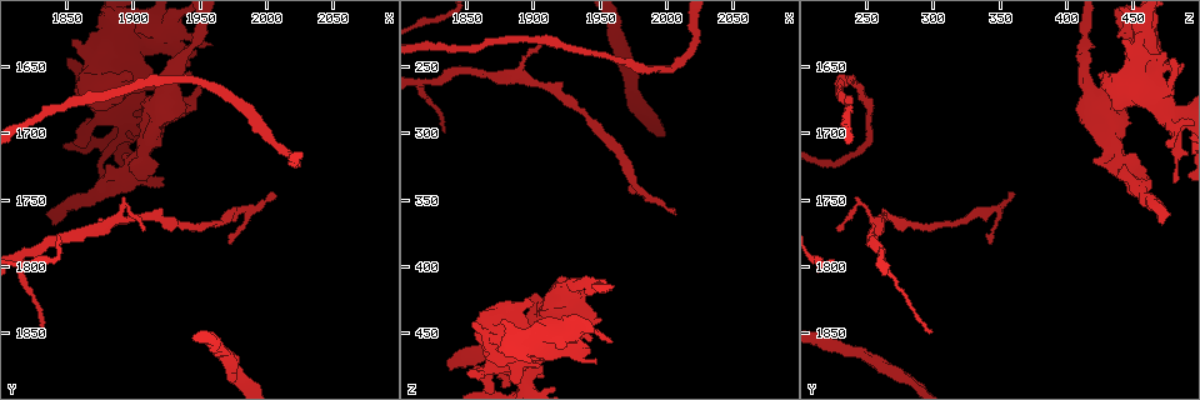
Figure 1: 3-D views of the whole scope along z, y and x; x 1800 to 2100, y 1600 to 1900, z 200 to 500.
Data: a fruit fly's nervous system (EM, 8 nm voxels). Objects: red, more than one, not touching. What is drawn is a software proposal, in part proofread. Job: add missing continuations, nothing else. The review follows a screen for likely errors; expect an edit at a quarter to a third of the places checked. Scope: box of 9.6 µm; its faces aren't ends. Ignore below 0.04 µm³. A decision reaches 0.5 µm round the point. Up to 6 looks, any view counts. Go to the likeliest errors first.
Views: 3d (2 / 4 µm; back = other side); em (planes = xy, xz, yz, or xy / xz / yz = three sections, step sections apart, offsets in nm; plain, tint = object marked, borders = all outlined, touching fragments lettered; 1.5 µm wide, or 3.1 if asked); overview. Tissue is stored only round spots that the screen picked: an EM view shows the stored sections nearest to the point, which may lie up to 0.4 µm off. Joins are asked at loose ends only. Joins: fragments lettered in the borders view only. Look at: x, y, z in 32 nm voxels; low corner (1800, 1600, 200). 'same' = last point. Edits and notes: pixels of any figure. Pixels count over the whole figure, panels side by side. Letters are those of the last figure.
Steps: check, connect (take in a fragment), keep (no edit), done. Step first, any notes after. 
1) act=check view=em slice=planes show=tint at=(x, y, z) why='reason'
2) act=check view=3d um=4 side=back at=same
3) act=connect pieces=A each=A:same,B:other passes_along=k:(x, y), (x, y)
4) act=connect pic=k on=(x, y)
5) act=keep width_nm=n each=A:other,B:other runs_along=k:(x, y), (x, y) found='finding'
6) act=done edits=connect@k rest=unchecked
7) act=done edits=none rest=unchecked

act=check view=3d um=2 at=(1840, 1766, 474) why='an open end'

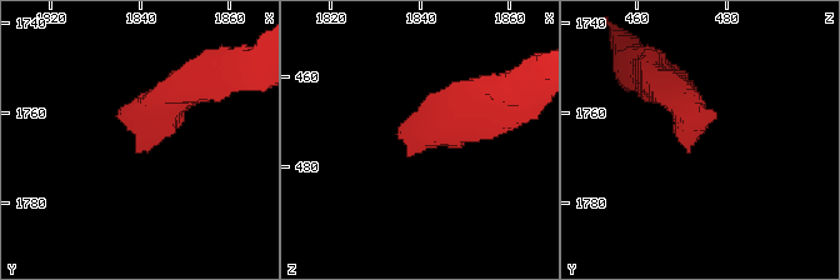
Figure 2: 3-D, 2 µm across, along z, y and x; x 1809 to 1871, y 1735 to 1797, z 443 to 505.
act=check view=em slice=yz step=4 show=borders at=(1840, 1769, 472)

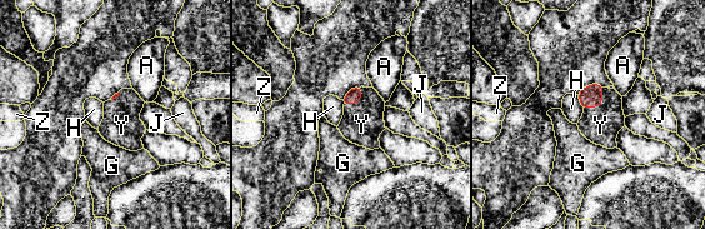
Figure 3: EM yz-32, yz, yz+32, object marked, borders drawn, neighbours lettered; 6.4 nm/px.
act=check view=em slice=planes show=borders at=same why='cut it another way'

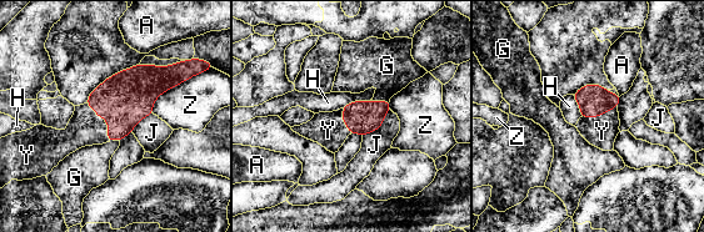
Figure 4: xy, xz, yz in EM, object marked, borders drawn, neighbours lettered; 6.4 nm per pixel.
act=connect pieces=Y each=A:other,G:other,H:other,J:other,Y:same,Z:other passes_along=4:(126, 97), (105, 119), (85, 129) found='the neuron continues'

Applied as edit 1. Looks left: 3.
act=check view=overview

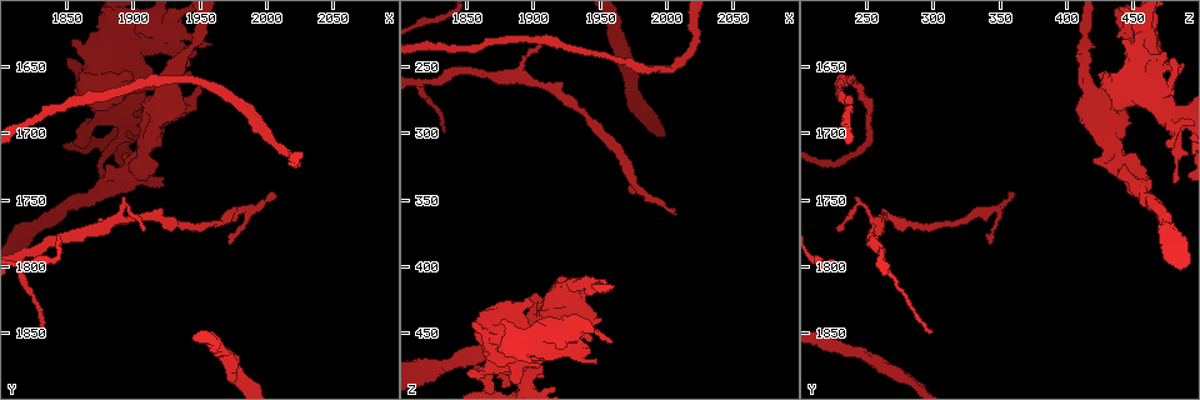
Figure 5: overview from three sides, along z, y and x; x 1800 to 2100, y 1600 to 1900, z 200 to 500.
act=check view=3d um=2 at=(2004, 1744, 360) why='thin end'

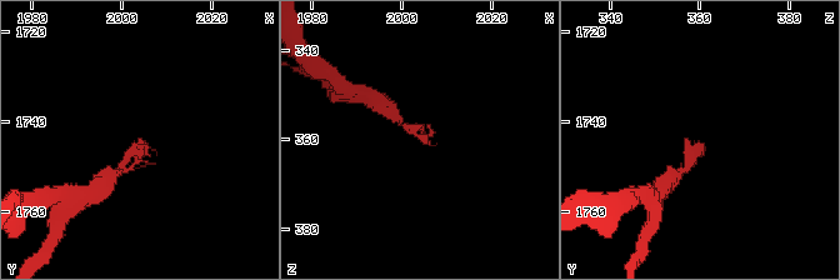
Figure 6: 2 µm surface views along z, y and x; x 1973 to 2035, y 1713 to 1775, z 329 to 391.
act=check view=em slice=planes show=borders at=(2006, 1746, 361)

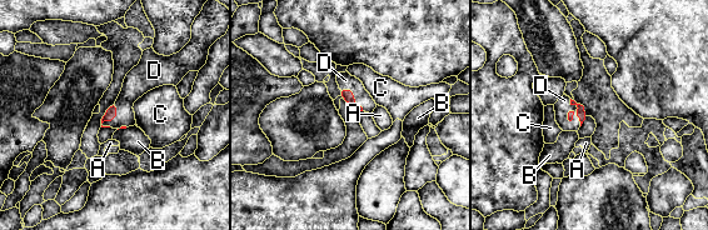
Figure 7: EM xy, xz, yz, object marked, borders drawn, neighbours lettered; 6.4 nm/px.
act=connect pieces=D each=A:other,B:other,C:other,D:same passes_along=7:(344, 93), (352, 94), (345, 80) found='the neuron continues'

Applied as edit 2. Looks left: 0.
act=done edits=connect@4,connect@7 rest=unchecked

